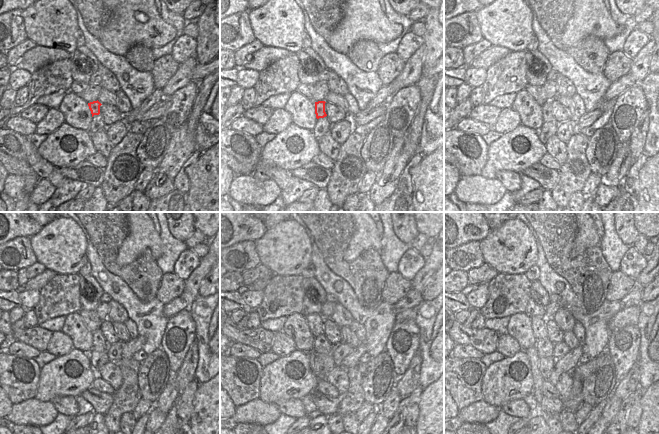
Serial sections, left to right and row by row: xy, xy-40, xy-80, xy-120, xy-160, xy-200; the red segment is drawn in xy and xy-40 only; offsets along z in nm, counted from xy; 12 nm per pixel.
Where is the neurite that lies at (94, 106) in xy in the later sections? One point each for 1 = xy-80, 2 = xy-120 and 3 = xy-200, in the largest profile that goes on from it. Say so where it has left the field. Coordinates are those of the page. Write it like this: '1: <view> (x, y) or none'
1: xy-80 (546, 112)
2: xy-120 (99, 343)
3: xy-200 (544, 347)

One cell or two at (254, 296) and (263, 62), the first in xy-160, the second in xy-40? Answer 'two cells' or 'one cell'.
two cells

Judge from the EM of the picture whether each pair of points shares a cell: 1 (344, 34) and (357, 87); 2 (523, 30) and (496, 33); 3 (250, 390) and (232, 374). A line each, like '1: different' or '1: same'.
1: different
2: same
3: same

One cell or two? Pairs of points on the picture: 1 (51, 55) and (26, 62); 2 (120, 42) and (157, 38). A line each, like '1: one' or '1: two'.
1: one
2: one

